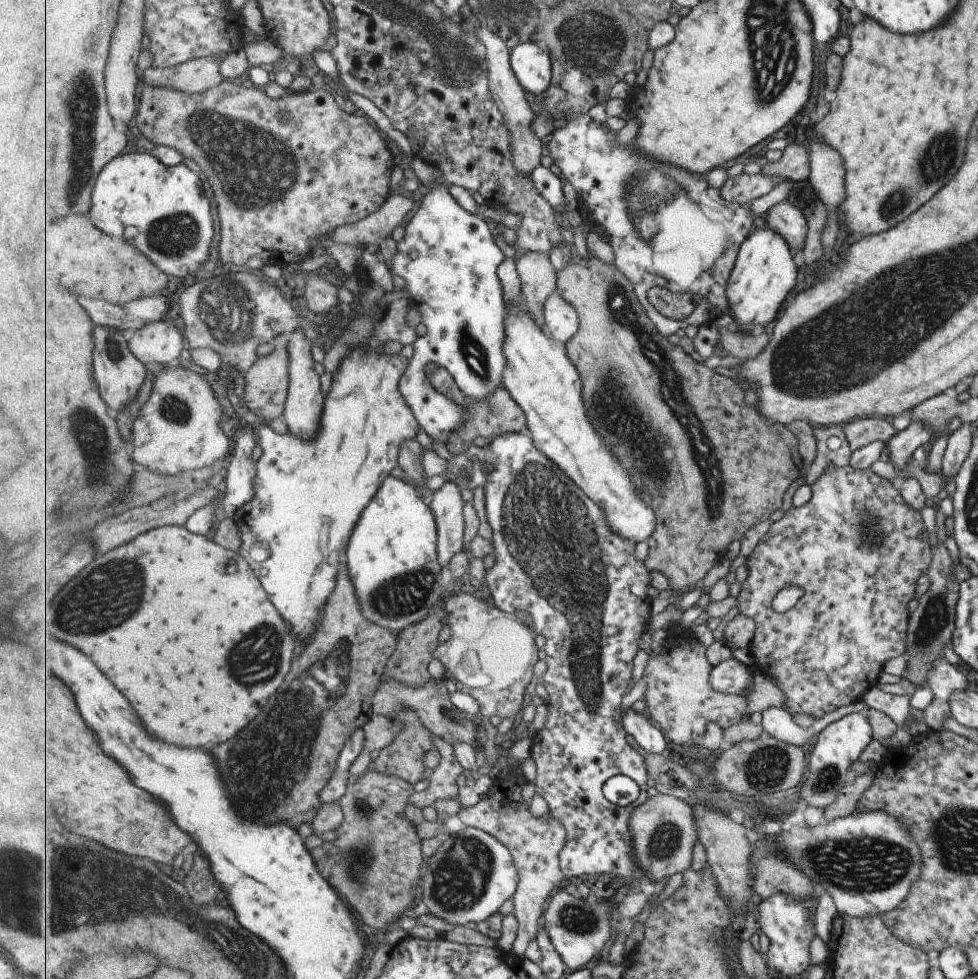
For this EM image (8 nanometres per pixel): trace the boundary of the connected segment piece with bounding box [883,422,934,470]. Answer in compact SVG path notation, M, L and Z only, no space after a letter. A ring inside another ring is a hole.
M910 422L908 426L889 438L887 442L883 442L887 450L889 462L893 464L893 468L903 468L907 462L912 461L912 454L918 446L929 445L934 434L927 428L926 424L921 422Z

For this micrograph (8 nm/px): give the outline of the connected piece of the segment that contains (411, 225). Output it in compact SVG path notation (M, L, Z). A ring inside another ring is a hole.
M435 182L435 186L431 186L430 191L427 190L414 216L405 225L404 237L396 244L396 251L391 268L395 274L399 274L407 282L405 297L413 307L414 317L426 327L426 334L419 337L413 344L414 355L410 358L411 364L399 383L400 390L410 403L415 418L418 419L425 432L445 445L449 440L449 434L459 434L453 430L459 428L461 420L437 420L437 414L441 414L441 418L443 416L461 418L465 416L465 412L461 406L455 406L455 404L445 404L447 408L437 408L439 404L425 404L425 366L435 363L445 367L456 377L459 392L463 392L467 400L489 402L491 396L499 388L505 388L503 374L506 373L508 359L506 354L507 307L503 298L504 287L501 286L498 268L507 257L507 250L501 248L494 231L489 228L489 224L483 218L465 210L451 196L449 187L445 188L443 182Z

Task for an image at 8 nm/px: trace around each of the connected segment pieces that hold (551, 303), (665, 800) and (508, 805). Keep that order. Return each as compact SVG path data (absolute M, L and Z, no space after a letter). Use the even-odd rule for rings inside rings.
M555 292L544 306L546 308L546 324L549 333L560 343L565 344L569 338L573 338L579 330L578 310L567 302L561 294Z
M658 793L649 797L645 805L635 810L631 818L630 828L634 831L634 848L638 861L648 872L648 878L643 881L633 881L631 890L646 888L651 884L667 880L673 874L685 874L693 867L693 852L695 844L700 843L694 806L669 796Z
M503 751L510 768L509 778L492 784L487 794L470 808L462 808L458 818L466 827L474 827L495 836L505 844L520 871L520 884L514 901L514 915L518 921L518 934L511 952L519 958L525 957L525 950L531 940L535 940L542 928L543 916L553 894L568 884L561 868L561 852L567 844L566 829L559 819L544 815L535 818L523 800L519 790L528 782L522 774L521 763L511 754Z

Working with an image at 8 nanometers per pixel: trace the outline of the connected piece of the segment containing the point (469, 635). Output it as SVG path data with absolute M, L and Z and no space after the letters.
M454 591L441 611L446 624L450 627L451 636L447 642L439 644L435 650L435 658L439 658L447 674L455 680L456 688L471 694L481 706L481 717L495 721L502 718L512 718L521 712L525 702L527 686L535 676L534 668L539 662L539 648L535 642L537 634L529 619L518 613L508 613L487 600L477 598L474 593L467 594Z

